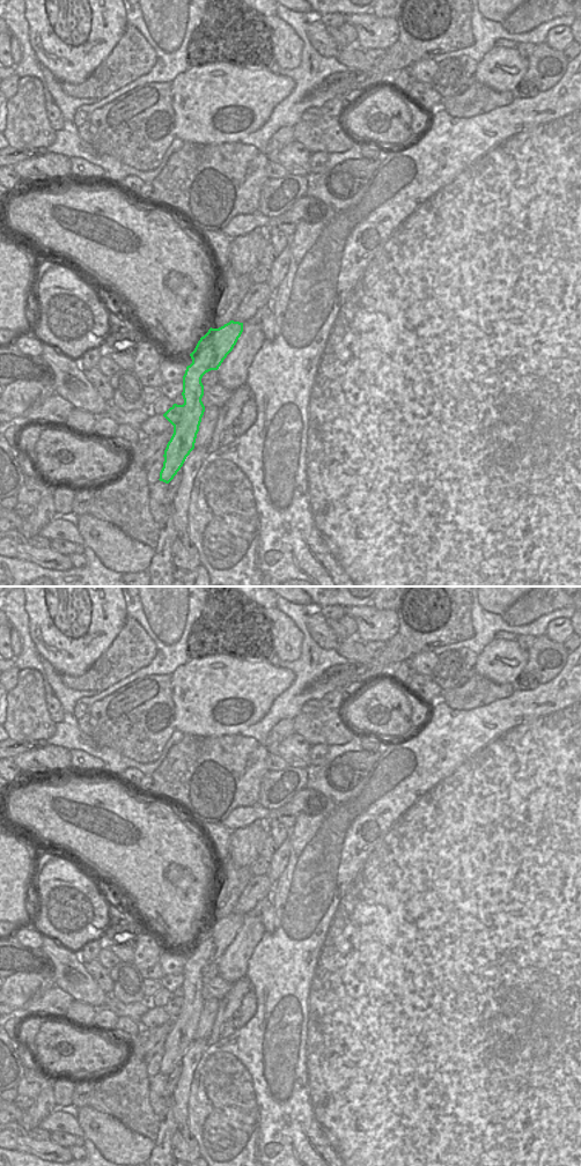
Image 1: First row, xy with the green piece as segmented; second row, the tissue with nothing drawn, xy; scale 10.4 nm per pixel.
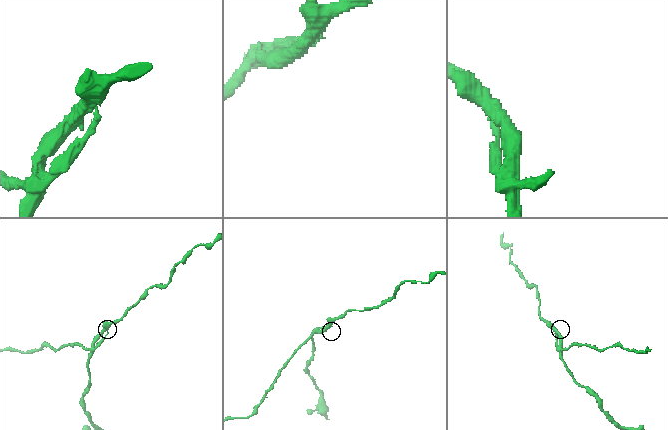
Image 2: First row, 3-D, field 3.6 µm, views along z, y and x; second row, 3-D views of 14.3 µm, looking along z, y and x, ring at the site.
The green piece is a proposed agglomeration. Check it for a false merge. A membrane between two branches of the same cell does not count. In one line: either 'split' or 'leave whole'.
split

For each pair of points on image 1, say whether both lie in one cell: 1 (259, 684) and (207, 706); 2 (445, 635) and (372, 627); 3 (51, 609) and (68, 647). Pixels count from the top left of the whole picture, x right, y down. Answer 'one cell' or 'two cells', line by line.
1: one cell
2: two cells
3: one cell

